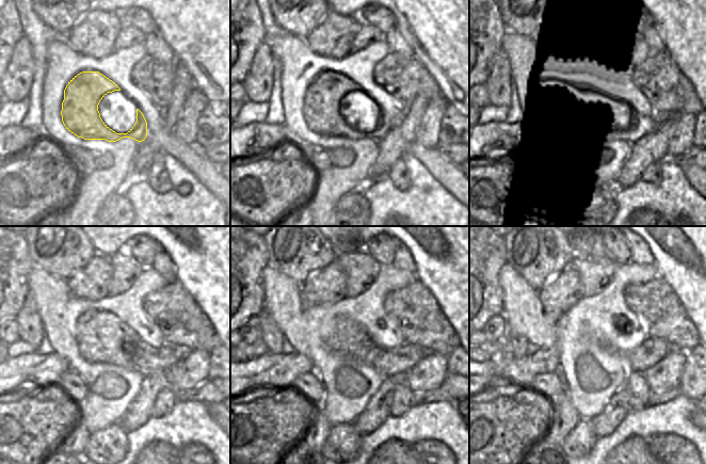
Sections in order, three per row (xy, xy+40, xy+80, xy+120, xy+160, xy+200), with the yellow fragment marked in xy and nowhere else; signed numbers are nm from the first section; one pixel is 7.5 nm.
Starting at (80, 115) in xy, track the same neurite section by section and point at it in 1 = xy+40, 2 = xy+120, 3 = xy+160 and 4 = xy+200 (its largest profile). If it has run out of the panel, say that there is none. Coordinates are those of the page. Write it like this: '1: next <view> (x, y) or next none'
1: next xy+40 (321, 113)
2: next xy+120 (99, 335)
3: next xy+160 (348, 338)
4: next xy+200 (653, 350)

